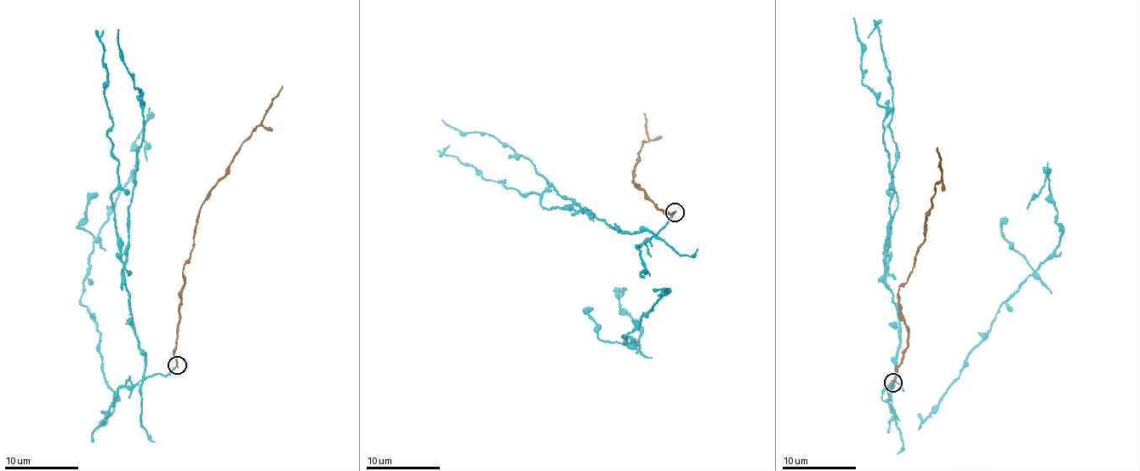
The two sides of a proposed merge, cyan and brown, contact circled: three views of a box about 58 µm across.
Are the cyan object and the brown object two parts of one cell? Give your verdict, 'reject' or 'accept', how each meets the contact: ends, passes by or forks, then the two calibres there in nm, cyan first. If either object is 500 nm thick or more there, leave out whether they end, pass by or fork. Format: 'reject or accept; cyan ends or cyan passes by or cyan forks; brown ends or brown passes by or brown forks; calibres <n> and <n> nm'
reject; cyan ends; brown ends; calibres 160 and 180 nm

